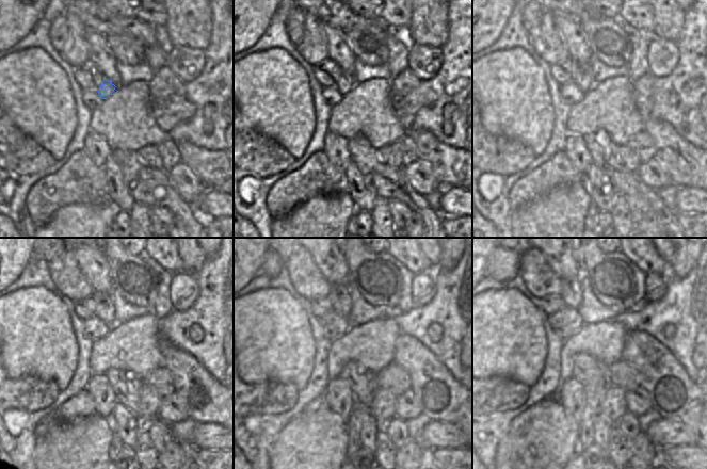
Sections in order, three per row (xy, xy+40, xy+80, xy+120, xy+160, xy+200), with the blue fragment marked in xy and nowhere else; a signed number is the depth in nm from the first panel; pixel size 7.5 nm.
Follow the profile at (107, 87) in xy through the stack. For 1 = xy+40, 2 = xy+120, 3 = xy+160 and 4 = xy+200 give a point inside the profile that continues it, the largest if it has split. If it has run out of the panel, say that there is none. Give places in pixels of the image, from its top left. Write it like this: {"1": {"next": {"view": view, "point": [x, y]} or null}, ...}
{"1": {"next": {"view": "xy+40", "point": [347, 80]}}, "2": {"next": {"view": "xy+120", "point": [103, 305]}}, "3": {"next": {"view": "xy+160", "point": [340, 298]}}, "4": {"next": {"view": "xy+200", "point": [572, 293]}}}

